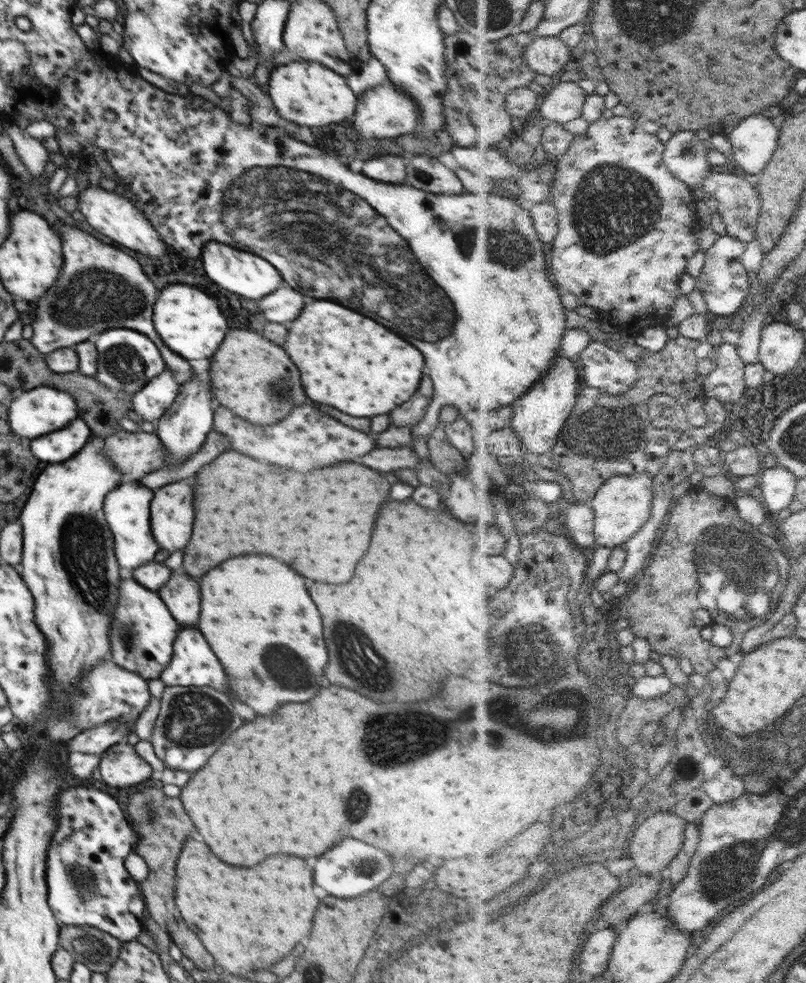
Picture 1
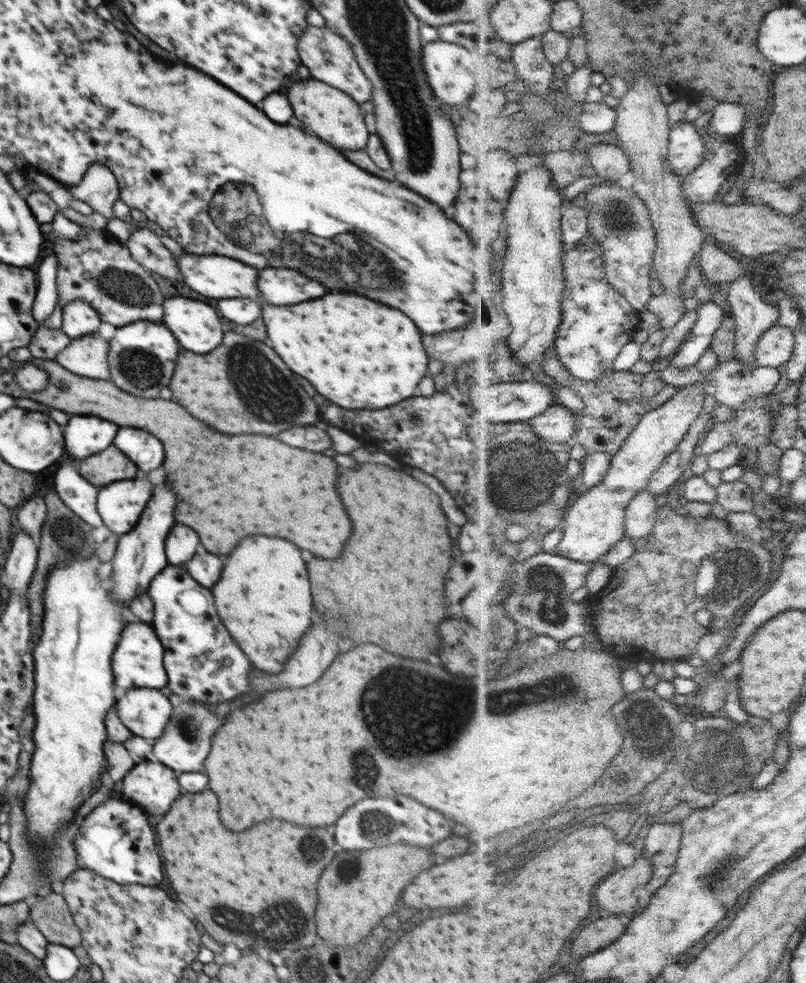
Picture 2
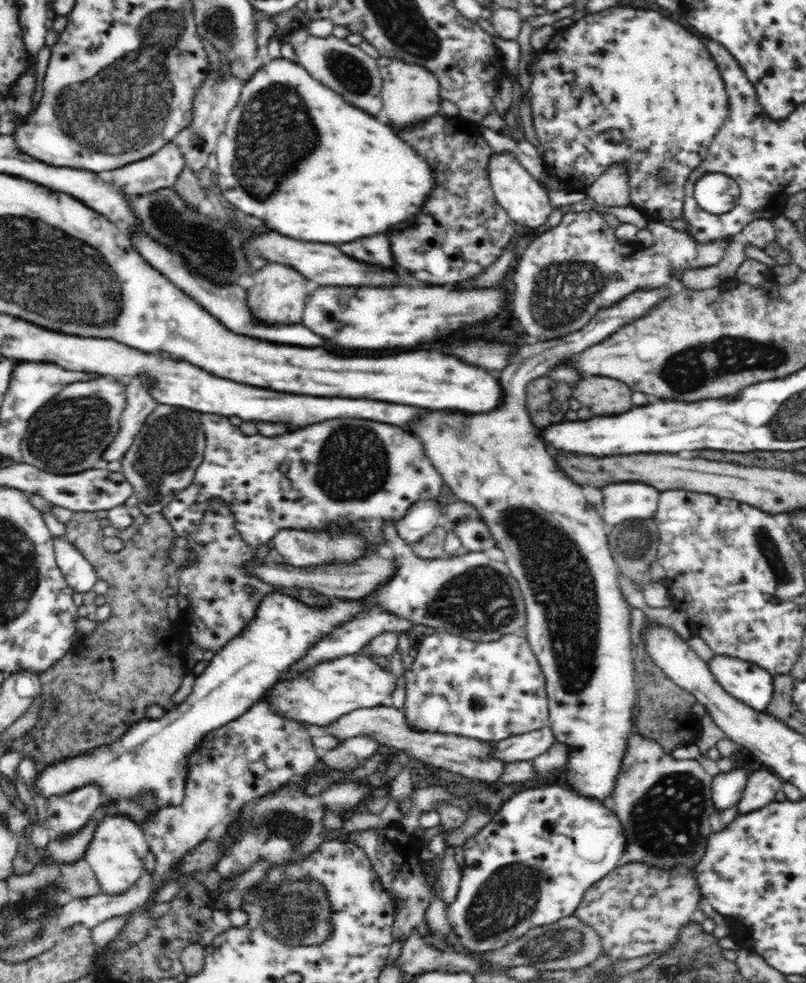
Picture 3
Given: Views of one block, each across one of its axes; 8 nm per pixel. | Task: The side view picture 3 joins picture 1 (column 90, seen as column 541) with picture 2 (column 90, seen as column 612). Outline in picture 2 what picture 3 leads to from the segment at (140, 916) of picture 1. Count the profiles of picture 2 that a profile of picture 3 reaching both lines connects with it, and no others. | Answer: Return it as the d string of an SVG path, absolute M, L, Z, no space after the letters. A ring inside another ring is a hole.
M108 798L94 808L73 833L80 869L90 869L114 882L156 886L162 882L162 860L158 856L156 834L150 828L150 817L135 804Z

